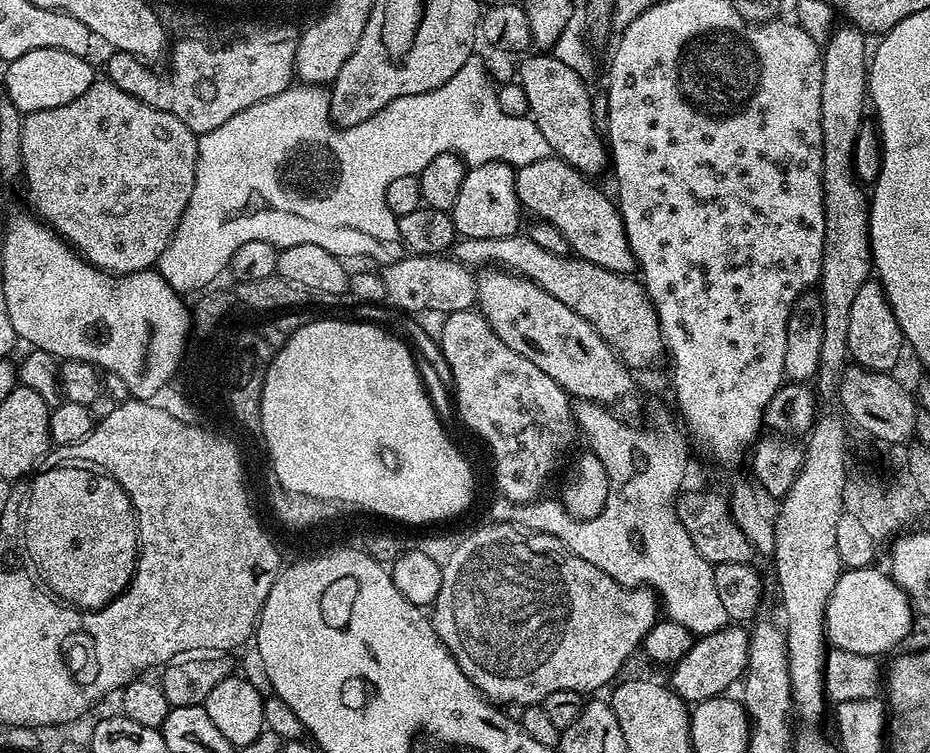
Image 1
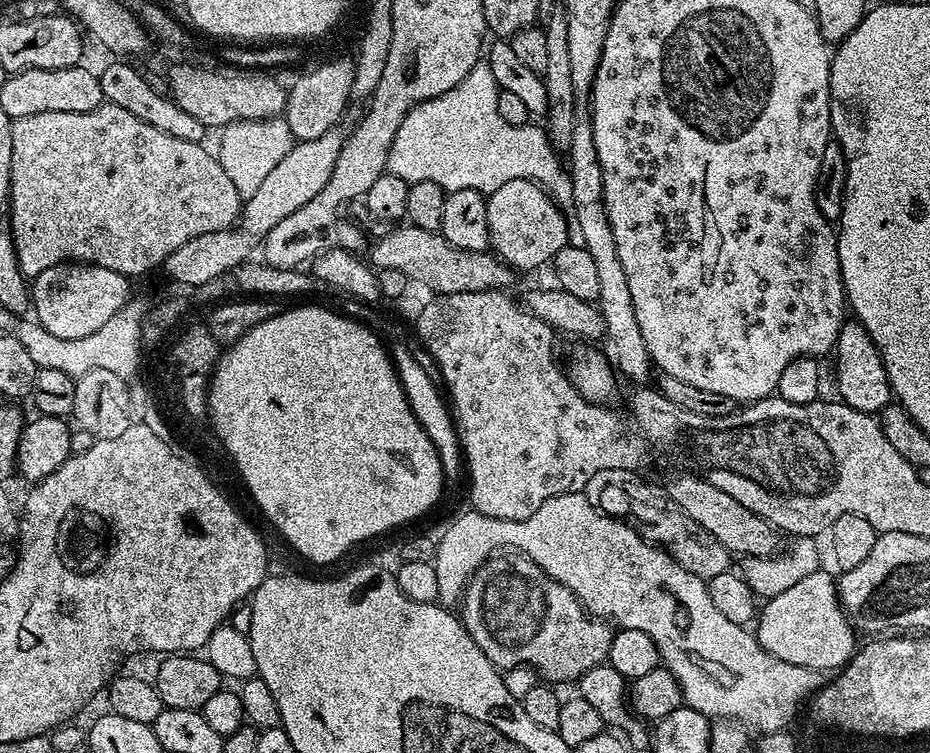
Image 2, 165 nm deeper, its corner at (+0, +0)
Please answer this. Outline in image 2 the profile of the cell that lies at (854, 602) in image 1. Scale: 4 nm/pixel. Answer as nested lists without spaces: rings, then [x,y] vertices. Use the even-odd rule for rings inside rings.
[[[817,570],[790,586],[790,590],[782,590],[782,594],[771,597],[765,603],[768,605],[759,609],[754,635],[766,651],[782,658],[782,662],[817,670],[839,670],[852,659],[858,648],[857,633],[840,605],[838,584],[832,576],[831,571]]]

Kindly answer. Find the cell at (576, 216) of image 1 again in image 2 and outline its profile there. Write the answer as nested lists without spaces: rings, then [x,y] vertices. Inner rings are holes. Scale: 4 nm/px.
[[[514,178],[487,193],[488,243],[491,251],[514,270],[540,268],[569,244],[570,220],[535,180]]]

